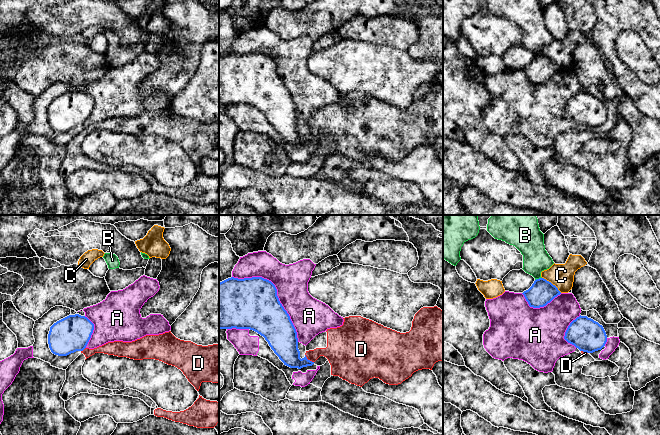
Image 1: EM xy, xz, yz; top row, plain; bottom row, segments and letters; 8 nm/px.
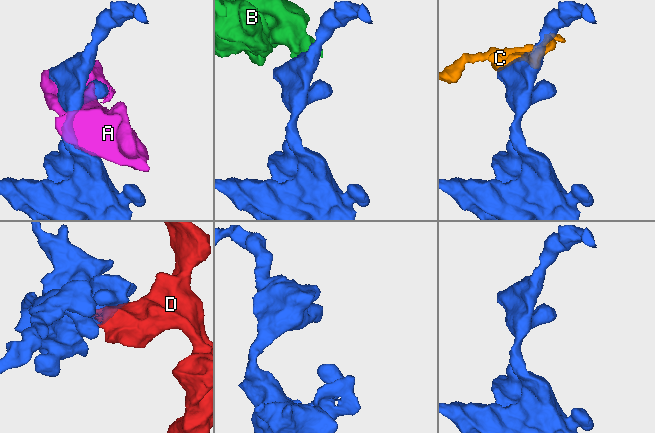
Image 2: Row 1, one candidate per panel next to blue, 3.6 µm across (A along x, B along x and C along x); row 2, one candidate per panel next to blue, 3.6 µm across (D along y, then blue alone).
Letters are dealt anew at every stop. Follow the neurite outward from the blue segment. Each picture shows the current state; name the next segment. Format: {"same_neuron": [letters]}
{"same_neuron": []}

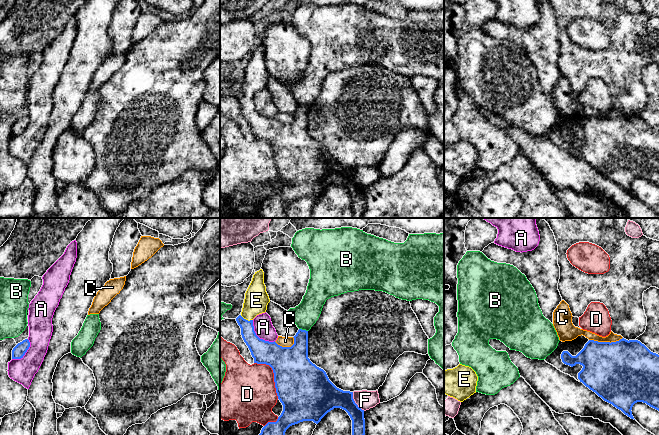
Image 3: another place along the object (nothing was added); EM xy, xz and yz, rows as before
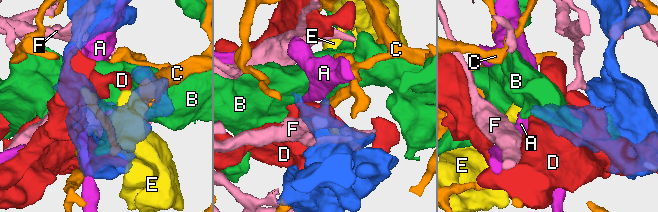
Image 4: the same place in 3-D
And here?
{"same_neuron": ["E"]}

